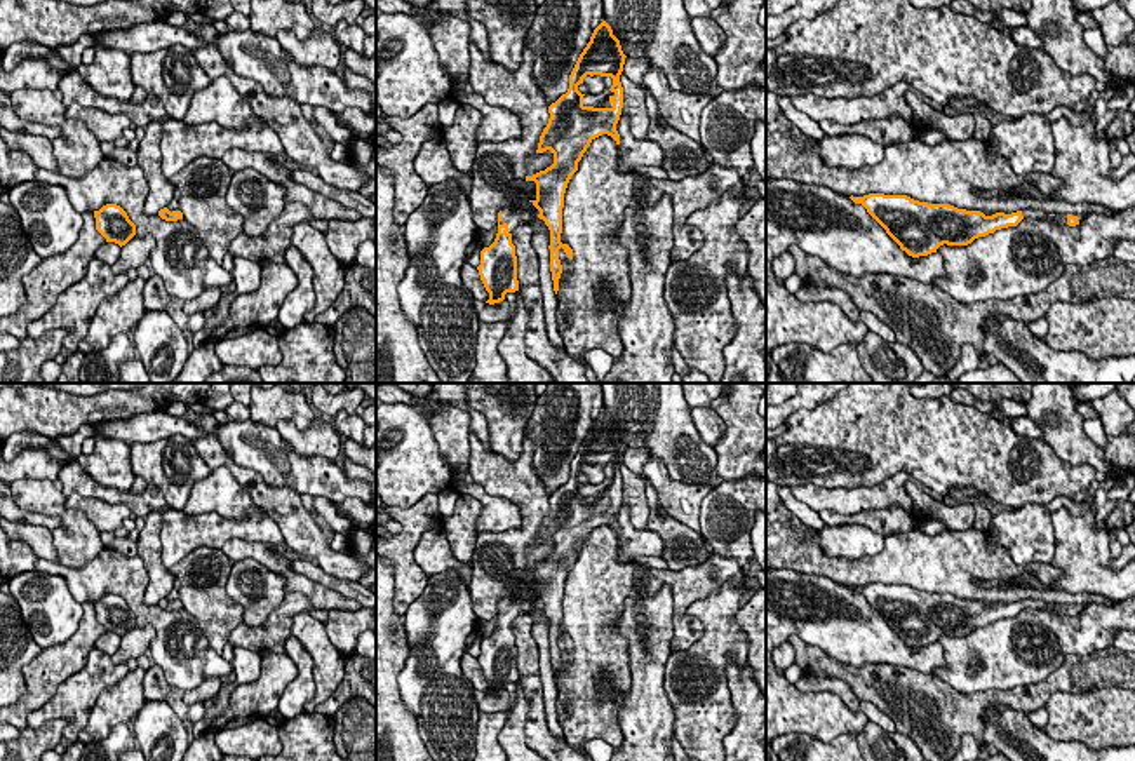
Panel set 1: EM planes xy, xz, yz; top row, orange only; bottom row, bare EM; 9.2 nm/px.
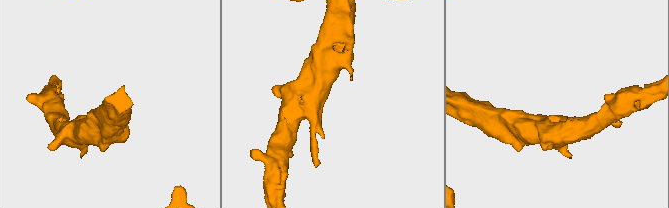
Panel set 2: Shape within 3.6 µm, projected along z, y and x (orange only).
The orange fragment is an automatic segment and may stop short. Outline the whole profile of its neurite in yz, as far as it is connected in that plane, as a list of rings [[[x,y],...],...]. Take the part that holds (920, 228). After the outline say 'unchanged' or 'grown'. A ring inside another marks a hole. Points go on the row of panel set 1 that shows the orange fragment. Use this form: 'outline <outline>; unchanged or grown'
outline [[[869,193],[863,197],[851,195],[850,199],[862,204],[900,249],[912,258],[937,253],[944,244],[968,246],[978,237],[1017,226],[1029,218],[1069,226],[1076,226],[1088,218],[1088,214],[1048,214],[1034,209],[985,216],[980,211],[919,202],[907,195]]]; grown

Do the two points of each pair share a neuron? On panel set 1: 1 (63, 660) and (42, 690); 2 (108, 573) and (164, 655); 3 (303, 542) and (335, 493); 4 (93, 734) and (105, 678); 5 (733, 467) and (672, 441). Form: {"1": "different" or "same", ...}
{"1": "same", "2": "same", "3": "different", "4": "different", "5": "different"}

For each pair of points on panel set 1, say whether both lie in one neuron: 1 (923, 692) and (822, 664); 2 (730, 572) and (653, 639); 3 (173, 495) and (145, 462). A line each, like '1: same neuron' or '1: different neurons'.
1: same neuron
2: different neurons
3: same neuron

